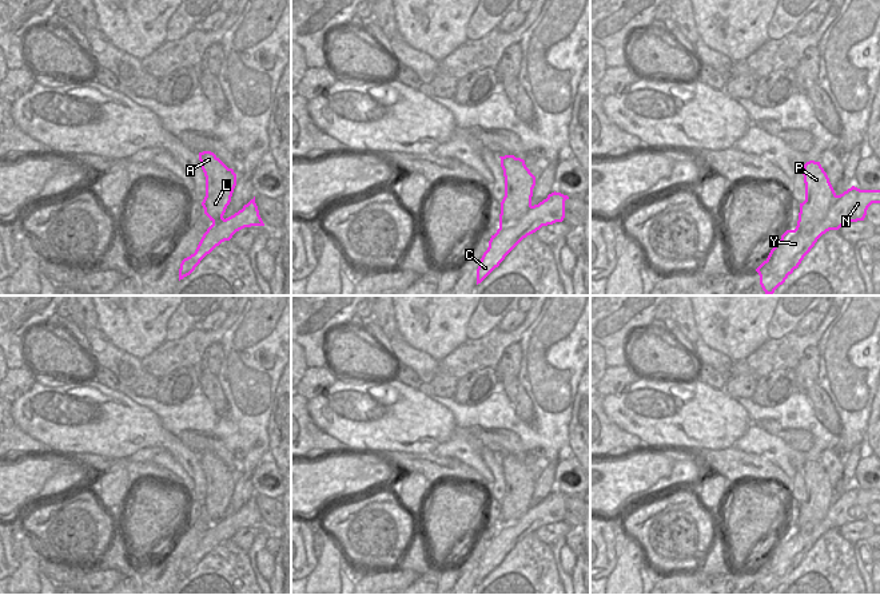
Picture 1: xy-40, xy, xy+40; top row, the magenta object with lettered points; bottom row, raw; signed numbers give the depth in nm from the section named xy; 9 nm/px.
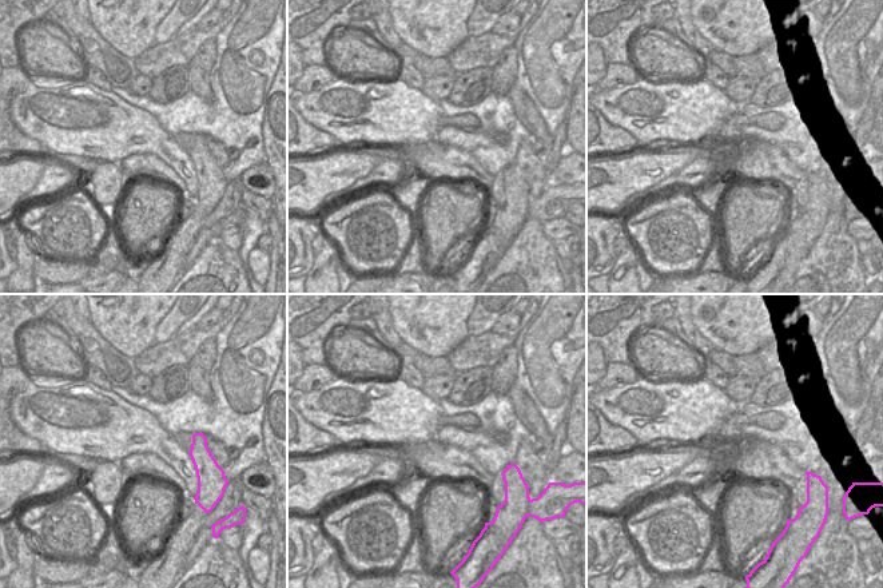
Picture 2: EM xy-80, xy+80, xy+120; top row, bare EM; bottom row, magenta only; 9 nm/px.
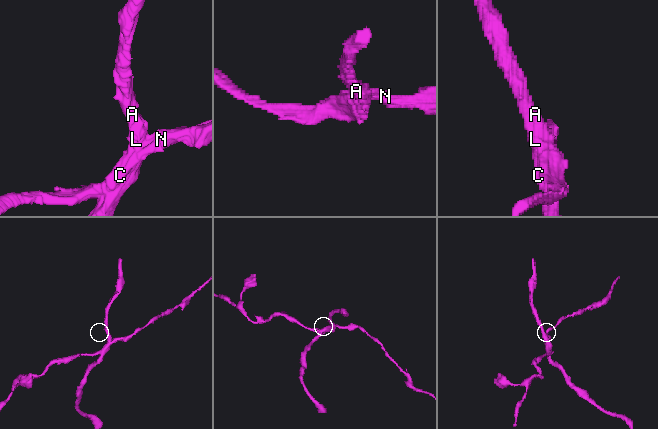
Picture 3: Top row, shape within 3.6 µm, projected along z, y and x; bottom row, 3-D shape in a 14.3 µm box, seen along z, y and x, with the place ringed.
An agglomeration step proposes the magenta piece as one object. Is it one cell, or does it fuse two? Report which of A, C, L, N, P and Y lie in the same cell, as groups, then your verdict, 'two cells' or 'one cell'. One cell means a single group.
groups A L P / C N Y; two cells

